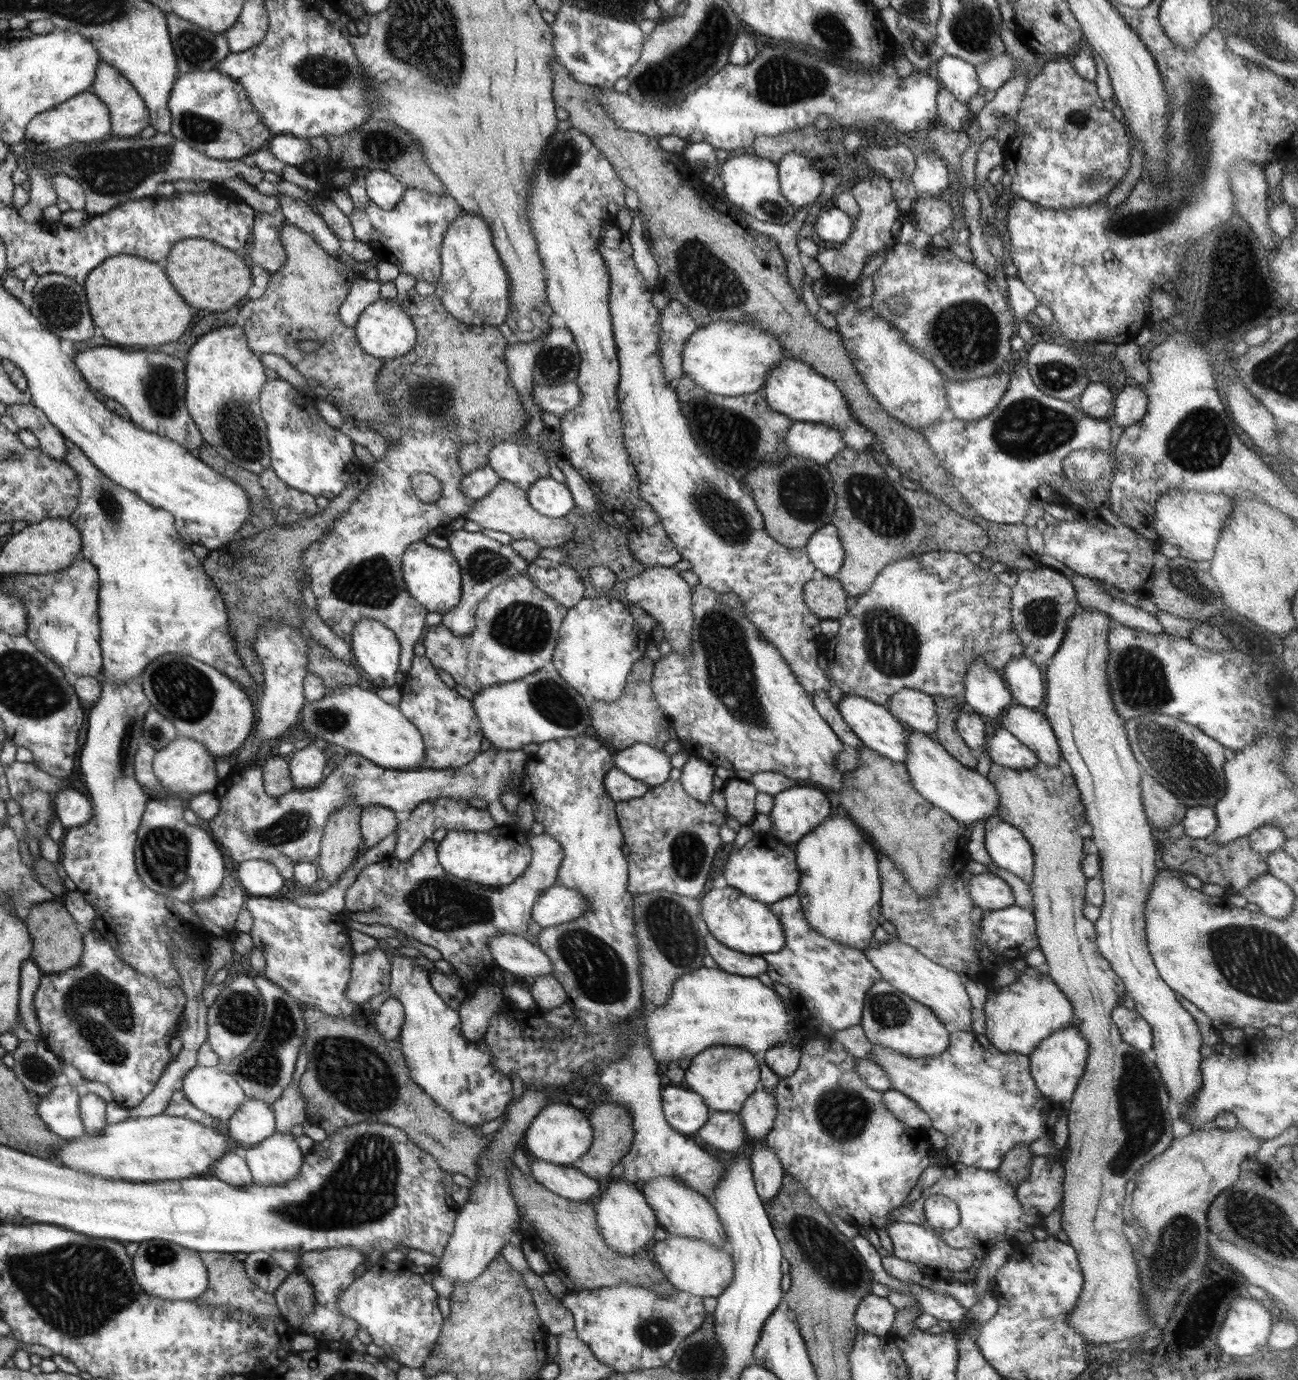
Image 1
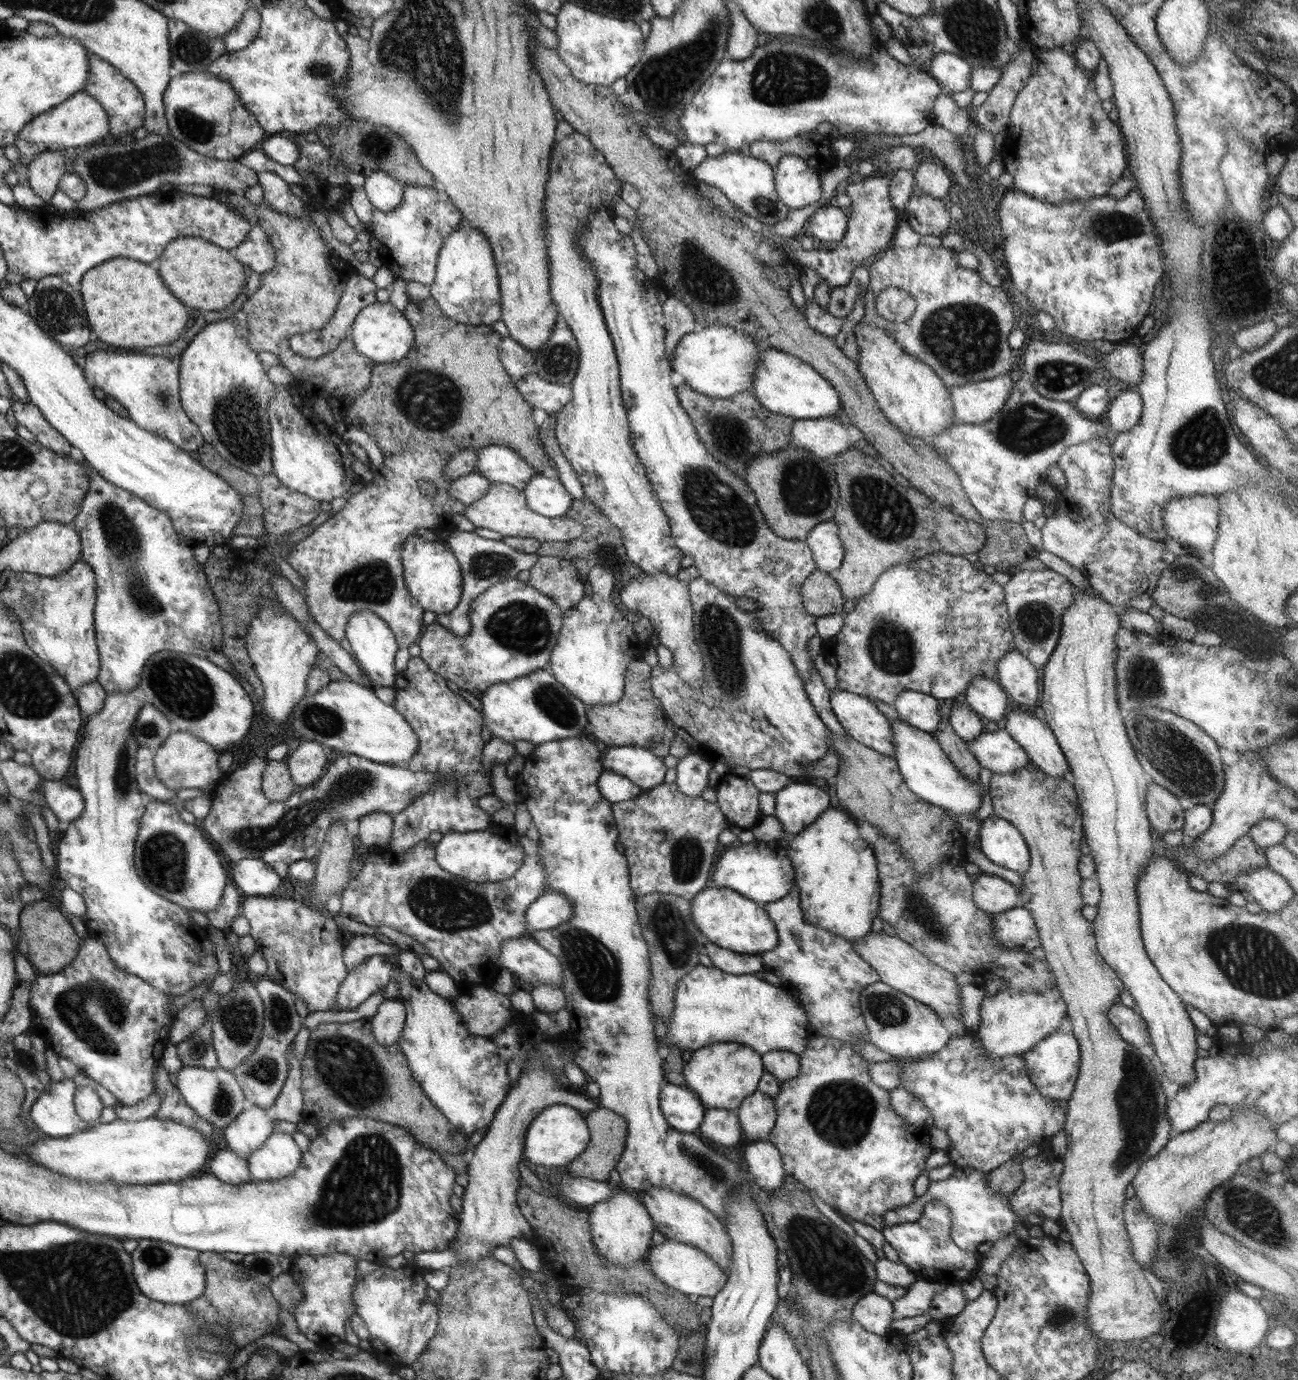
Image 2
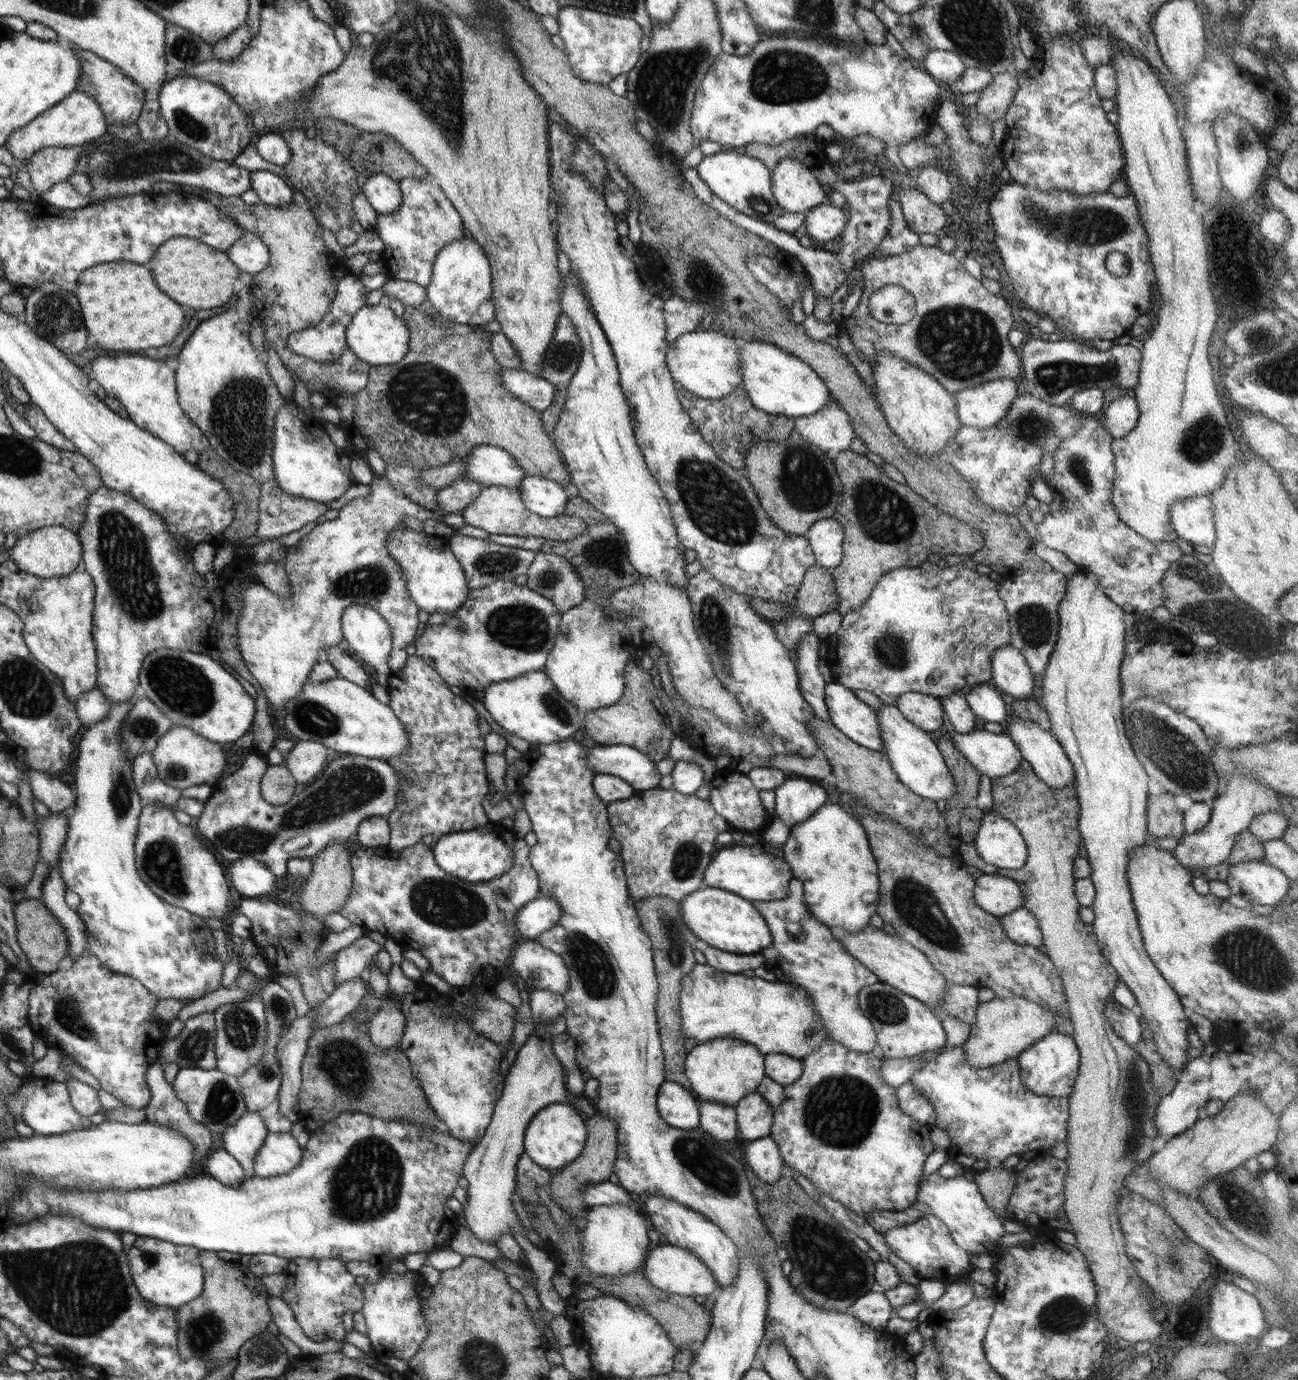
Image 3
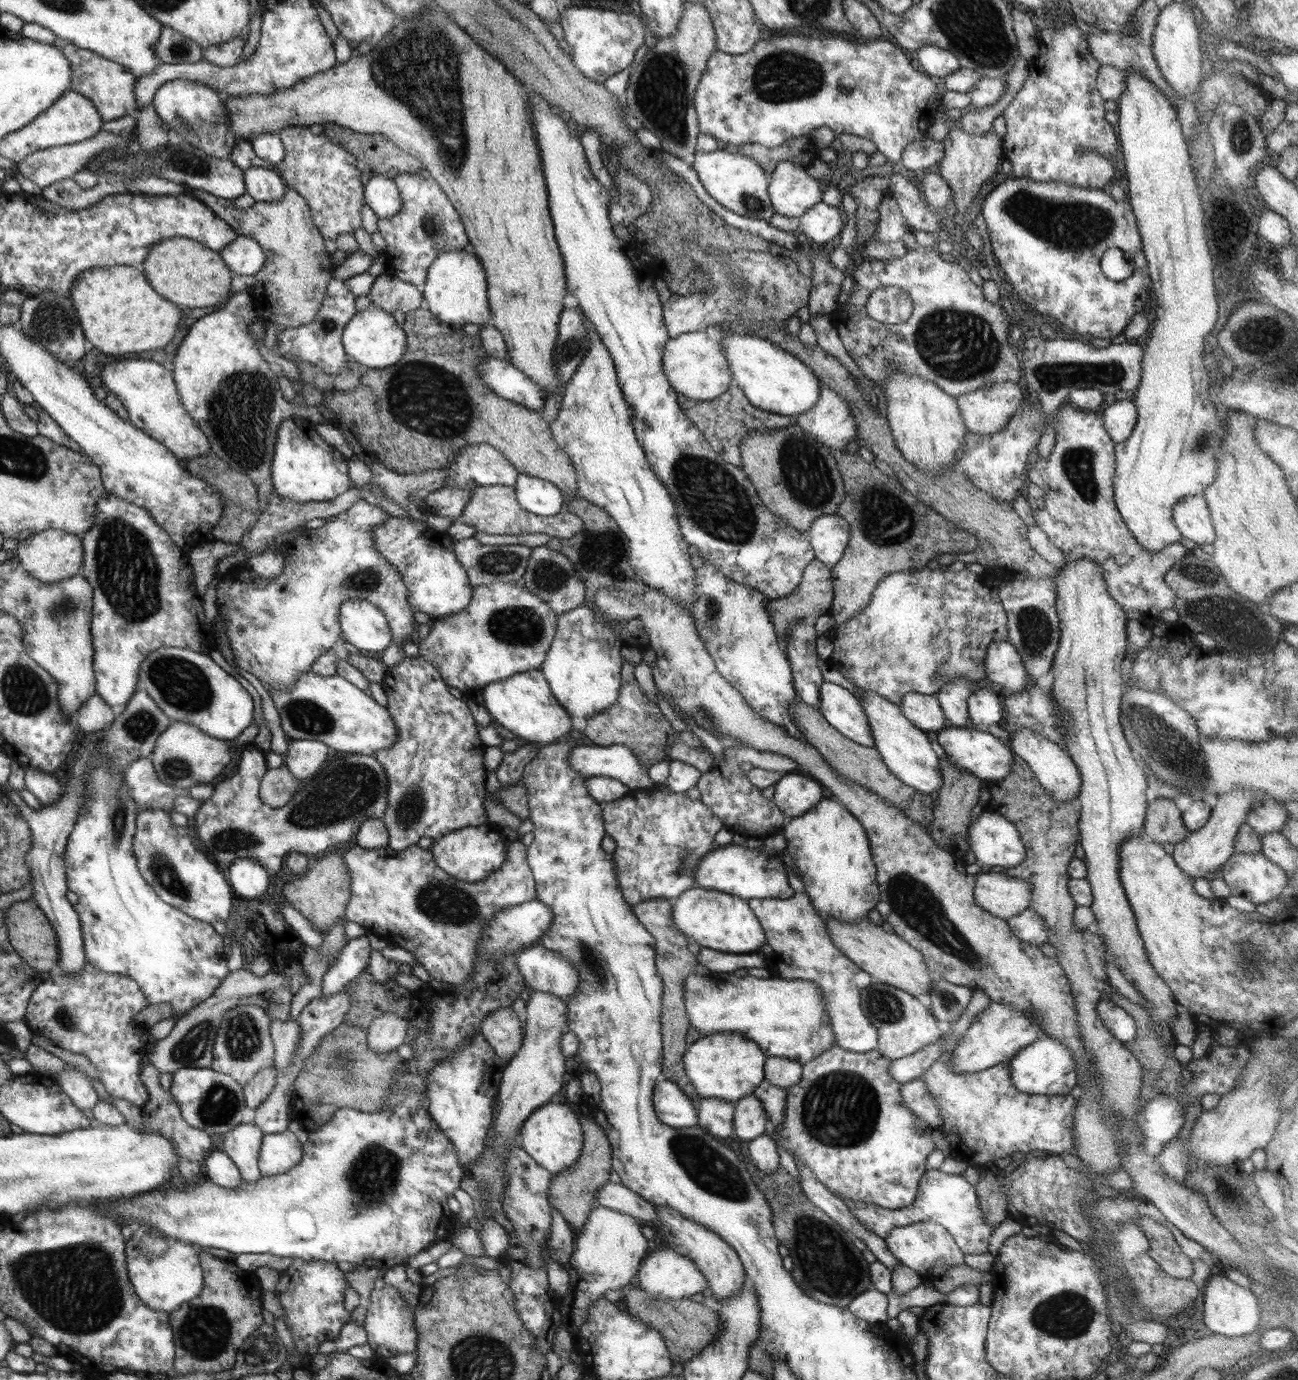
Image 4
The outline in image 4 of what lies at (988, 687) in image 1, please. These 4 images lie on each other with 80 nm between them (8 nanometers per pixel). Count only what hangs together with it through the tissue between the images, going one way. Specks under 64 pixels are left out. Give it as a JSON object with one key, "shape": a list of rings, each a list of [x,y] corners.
{"shape":[[[978,687],[967,698],[967,711],[970,727],[981,731],[988,731],[990,726],[998,724],[1004,716],[1000,698],[996,694]]]}

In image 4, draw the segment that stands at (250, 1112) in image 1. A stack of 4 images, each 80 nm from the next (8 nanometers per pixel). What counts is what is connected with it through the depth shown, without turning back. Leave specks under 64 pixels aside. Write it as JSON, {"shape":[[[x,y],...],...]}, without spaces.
{"shape":[[[253,1121],[239,1124],[225,1134],[224,1152],[232,1158],[241,1170],[242,1183],[255,1184],[264,1177],[260,1170],[262,1138],[266,1134]]]}

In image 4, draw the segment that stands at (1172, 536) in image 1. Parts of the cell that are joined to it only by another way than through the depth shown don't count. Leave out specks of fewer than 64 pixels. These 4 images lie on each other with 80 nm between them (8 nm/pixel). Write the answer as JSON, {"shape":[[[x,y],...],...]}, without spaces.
{"shape":[[[1185,496],[1172,509],[1175,525],[1184,538],[1198,545],[1212,545],[1216,540],[1210,509],[1202,496]]]}

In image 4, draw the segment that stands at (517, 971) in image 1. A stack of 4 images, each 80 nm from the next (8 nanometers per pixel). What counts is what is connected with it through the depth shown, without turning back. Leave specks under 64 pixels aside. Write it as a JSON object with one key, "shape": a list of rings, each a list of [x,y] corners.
{"shape":[[[535,943],[518,952],[515,961],[528,990],[549,992],[564,1001],[575,996],[579,972],[559,952]]]}

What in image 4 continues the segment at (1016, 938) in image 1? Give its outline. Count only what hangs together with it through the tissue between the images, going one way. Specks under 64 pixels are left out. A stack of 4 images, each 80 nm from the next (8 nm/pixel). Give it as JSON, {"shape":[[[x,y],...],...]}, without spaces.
{"shape":[[[1028,908],[1007,921],[1015,935],[1024,942],[1040,947],[1049,939],[1049,928],[1035,910]]]}

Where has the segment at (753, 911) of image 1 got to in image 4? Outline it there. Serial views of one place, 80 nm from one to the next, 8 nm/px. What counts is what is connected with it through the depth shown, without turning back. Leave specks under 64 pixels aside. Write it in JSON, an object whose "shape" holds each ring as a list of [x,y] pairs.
{"shape":[[[692,887],[673,900],[672,918],[676,928],[701,948],[734,954],[762,950],[765,934],[748,901],[714,889]]]}

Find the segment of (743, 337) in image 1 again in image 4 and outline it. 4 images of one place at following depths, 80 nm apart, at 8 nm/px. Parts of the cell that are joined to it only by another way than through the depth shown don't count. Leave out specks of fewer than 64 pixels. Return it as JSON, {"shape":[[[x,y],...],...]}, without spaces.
{"shape":[[[706,331],[688,332],[669,338],[661,361],[671,388],[690,400],[714,400],[733,383],[722,341],[710,339]]]}

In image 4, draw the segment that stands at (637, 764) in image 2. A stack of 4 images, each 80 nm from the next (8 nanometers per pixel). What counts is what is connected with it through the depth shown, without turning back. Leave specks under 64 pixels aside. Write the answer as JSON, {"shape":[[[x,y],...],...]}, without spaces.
{"shape":[[[622,744],[577,746],[569,756],[569,765],[582,776],[607,776],[623,782],[631,790],[656,787],[648,777],[648,768]]]}

